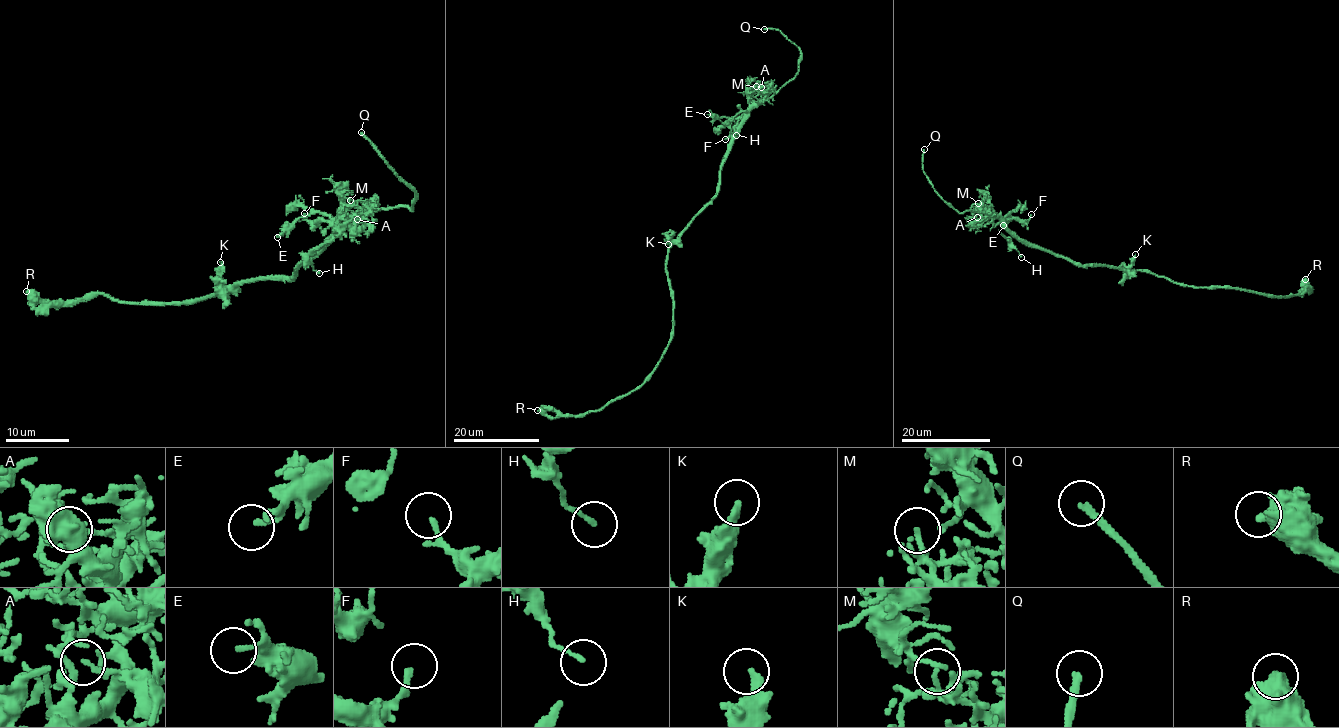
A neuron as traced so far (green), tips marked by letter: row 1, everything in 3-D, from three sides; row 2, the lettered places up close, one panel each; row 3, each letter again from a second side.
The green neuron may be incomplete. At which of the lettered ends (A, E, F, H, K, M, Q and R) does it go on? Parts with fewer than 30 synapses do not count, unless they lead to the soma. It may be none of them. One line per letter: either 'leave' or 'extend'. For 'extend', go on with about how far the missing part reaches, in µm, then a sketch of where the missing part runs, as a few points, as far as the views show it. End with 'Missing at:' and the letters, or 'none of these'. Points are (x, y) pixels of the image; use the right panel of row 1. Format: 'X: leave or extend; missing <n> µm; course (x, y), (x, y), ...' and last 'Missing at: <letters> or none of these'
A: leave
E: leave
F: leave
H: leave
K: leave
M: leave
Q: extend; missing 40 µm; course (924, 149), (923, 116), (915, 99), (912, 67), (905, 54), (897, 15)
R: leave
Missing at: Q

